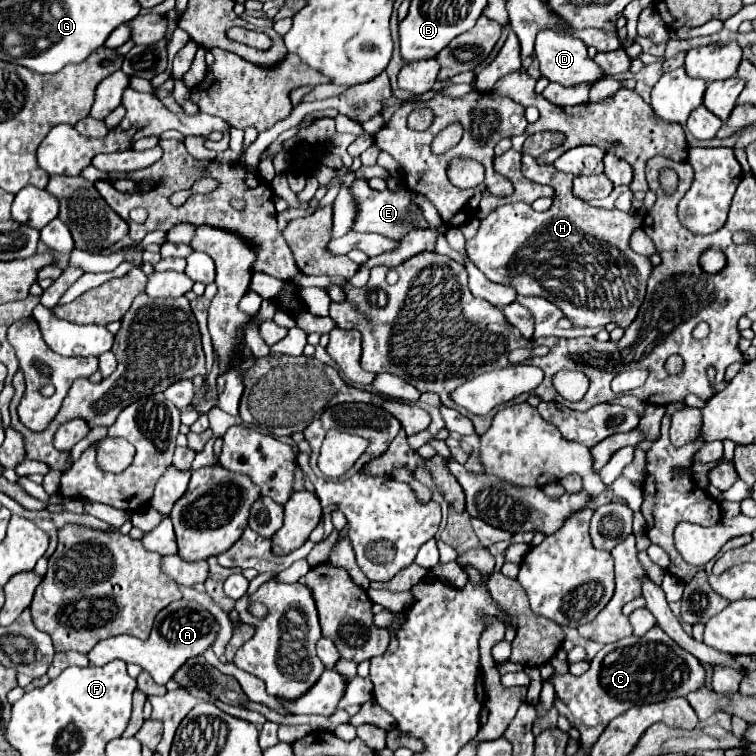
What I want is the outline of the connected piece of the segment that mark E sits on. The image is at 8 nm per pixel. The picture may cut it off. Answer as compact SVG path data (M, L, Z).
M358 178L352 184L352 192L354 192L354 196L358 200L358 208L360 208L358 218L354 222L356 232L376 232L376 234L382 234L390 240L398 240L398 238L404 238L414 228L428 228L430 226L422 214L416 214L410 210L410 192L404 188L396 190L396 192L392 192L392 190L378 192L378 190L372 190L366 180Z

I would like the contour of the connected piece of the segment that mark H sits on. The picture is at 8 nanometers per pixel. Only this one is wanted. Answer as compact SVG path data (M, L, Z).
M528 154L522 156L522 172L532 182L556 188L556 196L550 210L534 212L528 204L500 206L480 222L476 236L466 240L464 248L468 252L468 258L478 266L478 270L484 272L488 280L514 286L518 294L542 296L554 302L566 314L566 318L574 322L574 326L606 326L614 322L616 326L626 330L634 322L640 304L644 302L646 282L654 268L650 258L634 254L634 250L630 248L630 236L636 228L642 226L642 216L638 212L620 212L590 206L588 202L572 194L572 174L560 172L552 164L540 166Z

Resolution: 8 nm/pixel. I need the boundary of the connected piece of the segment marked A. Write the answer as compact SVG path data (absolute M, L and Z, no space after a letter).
M176 600L158 612L148 640L138 640L132 636L114 636L114 638L98 642L88 654L88 658L90 658L90 664L94 666L104 666L112 660L122 660L126 664L138 664L152 674L154 682L166 684L188 658L204 654L214 644L218 632L220 632L220 624L198 602Z

